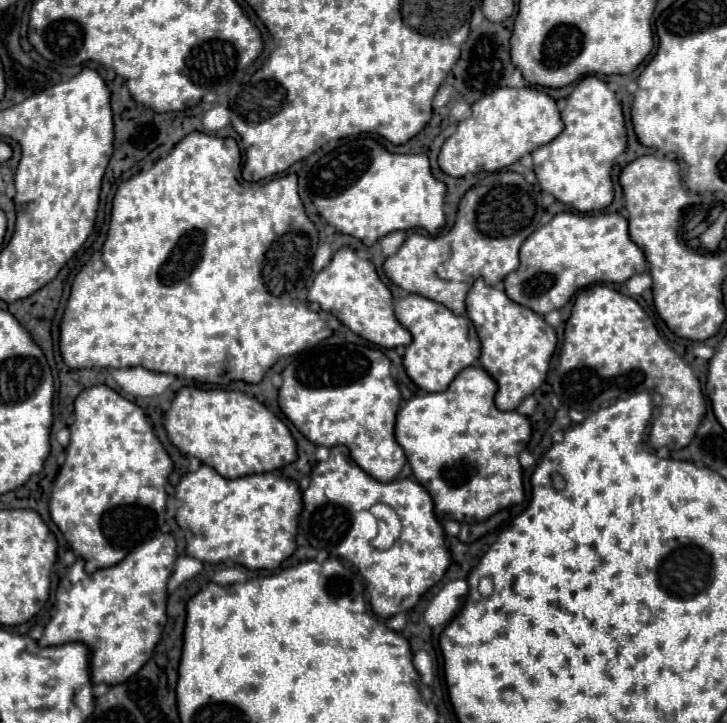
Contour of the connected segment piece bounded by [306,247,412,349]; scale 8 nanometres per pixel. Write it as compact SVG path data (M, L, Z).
M342 247L334 253L332 261L314 277L306 295L308 303L318 303L322 311L332 313L358 337L374 343L382 349L392 349L408 345L412 341L410 333L398 323L392 309L392 293L380 281L372 261L358 259L350 247Z

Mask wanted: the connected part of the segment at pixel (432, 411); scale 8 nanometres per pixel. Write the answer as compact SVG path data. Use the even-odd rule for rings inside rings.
M466 367L462 373L456 375L456 379L450 383L450 387L442 393L424 393L424 395L418 395L414 399L410 399L396 415L396 441L400 443L400 447L404 449L406 453L406 459L412 467L412 473L416 477L416 481L432 495L432 501L434 501L434 513L440 521L458 521L458 523L476 523L476 521L484 521L488 519L490 515L494 515L496 511L500 509L506 509L510 505L518 505L522 503L524 499L524 487L522 487L522 467L518 463L518 453L528 445L530 441L530 421L528 417L524 415L518 415L516 411L498 411L496 405L494 405L494 393L496 393L496 383L494 379L480 367Z

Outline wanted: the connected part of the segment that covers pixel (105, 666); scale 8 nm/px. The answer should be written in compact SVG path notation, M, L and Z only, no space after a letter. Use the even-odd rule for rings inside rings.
M168 533L142 543L132 553L128 553L120 563L106 569L98 569L92 575L86 575L84 561L76 559L56 587L58 611L44 627L44 633L38 645L54 647L54 645L66 645L66 643L84 643L90 651L92 683L94 685L124 683L124 679L134 675L150 659L152 649L162 635L162 627L166 623L166 583L172 573L174 559L176 559L176 541Z

